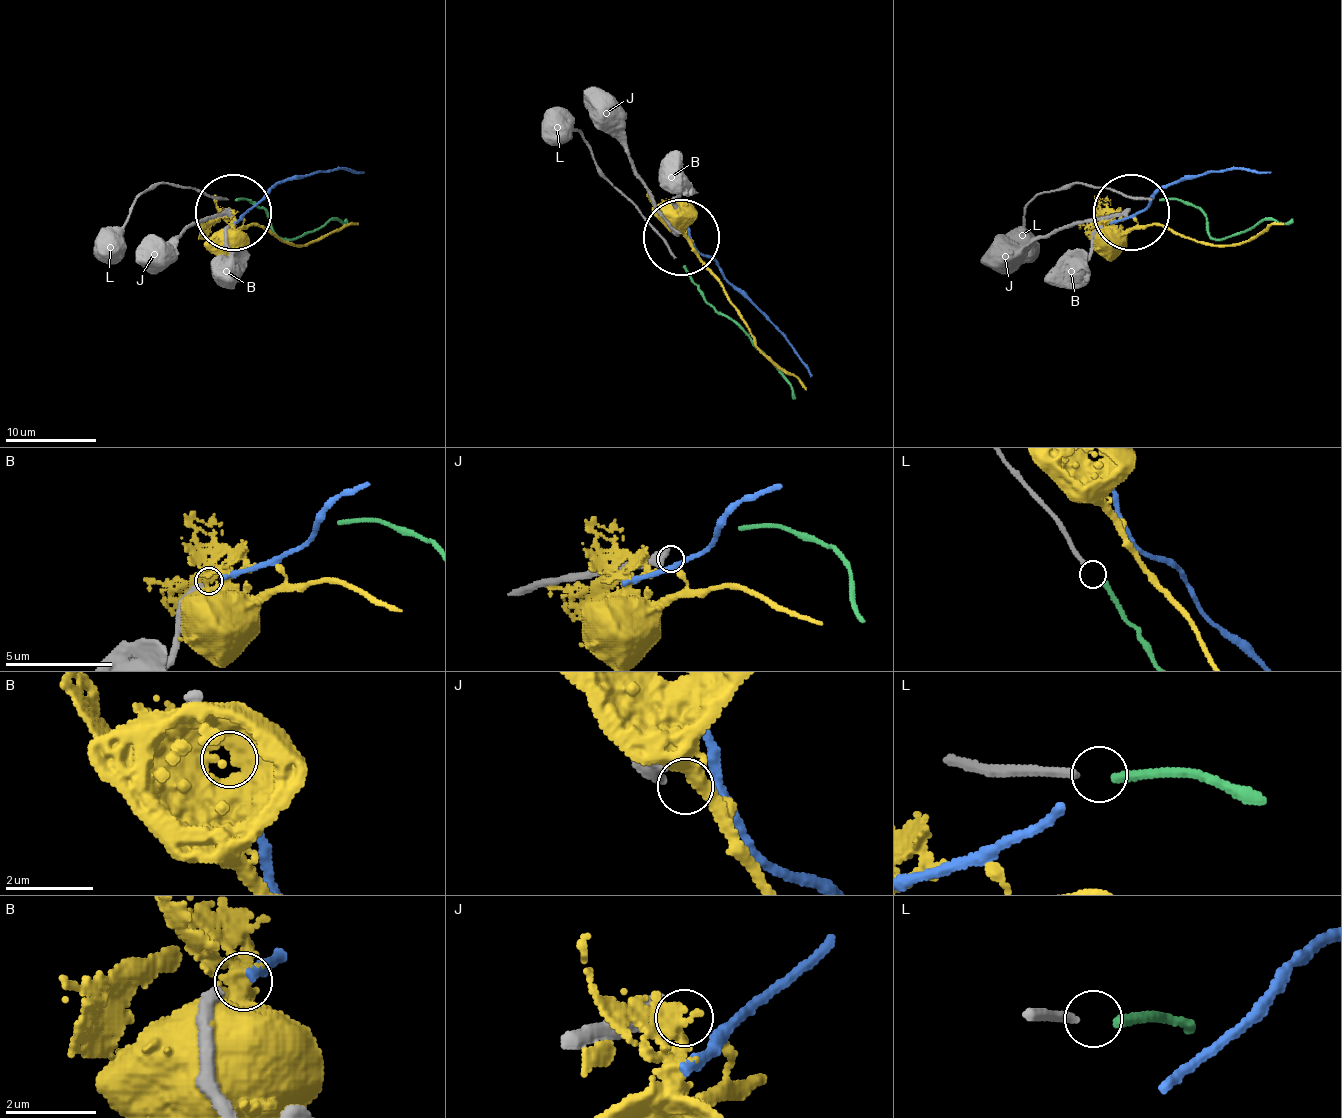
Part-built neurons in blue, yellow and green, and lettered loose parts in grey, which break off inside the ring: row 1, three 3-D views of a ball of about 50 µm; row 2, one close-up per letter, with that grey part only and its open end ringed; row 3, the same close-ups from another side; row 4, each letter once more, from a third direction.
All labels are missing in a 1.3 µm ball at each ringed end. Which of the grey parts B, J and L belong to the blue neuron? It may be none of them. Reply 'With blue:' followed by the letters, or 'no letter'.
With blue: B

